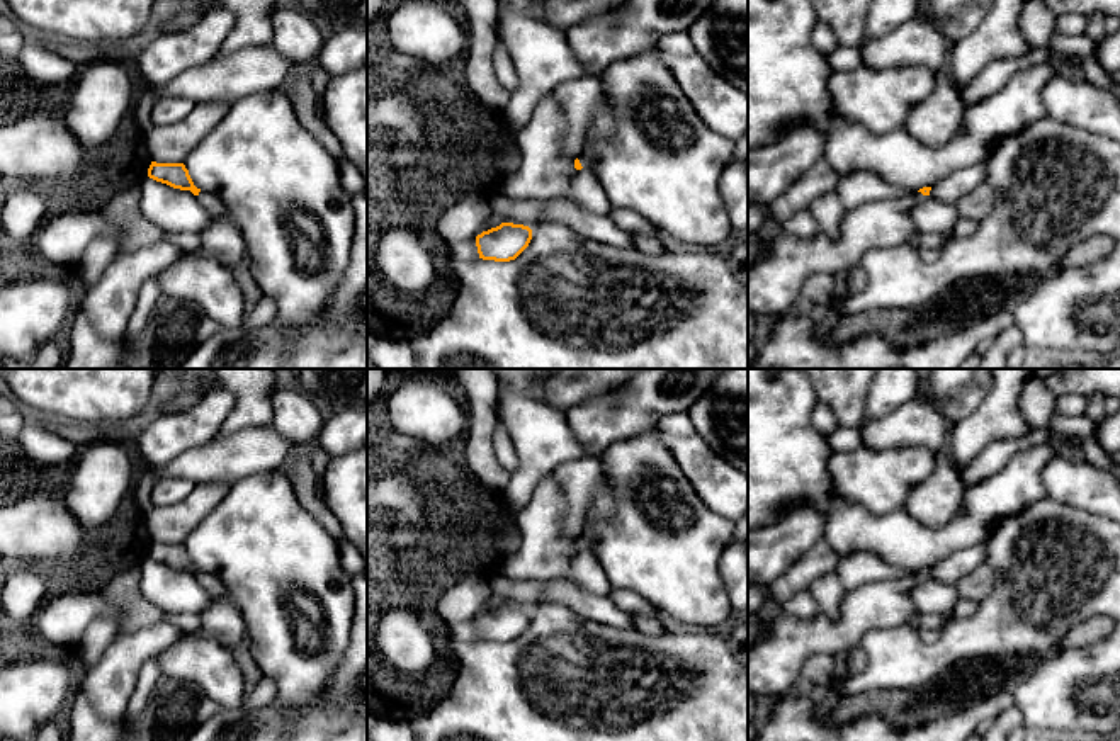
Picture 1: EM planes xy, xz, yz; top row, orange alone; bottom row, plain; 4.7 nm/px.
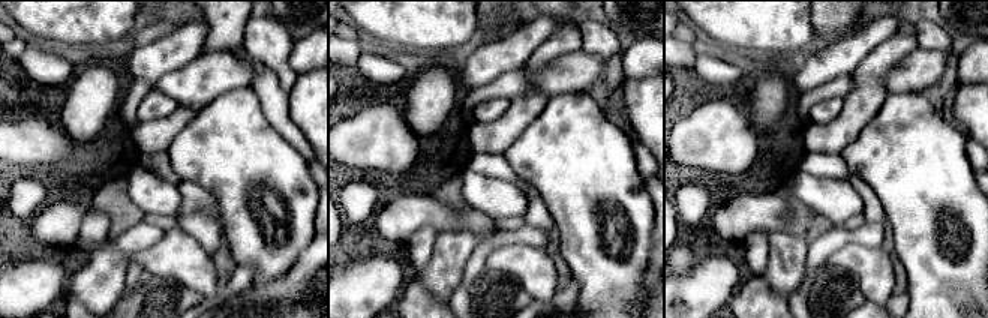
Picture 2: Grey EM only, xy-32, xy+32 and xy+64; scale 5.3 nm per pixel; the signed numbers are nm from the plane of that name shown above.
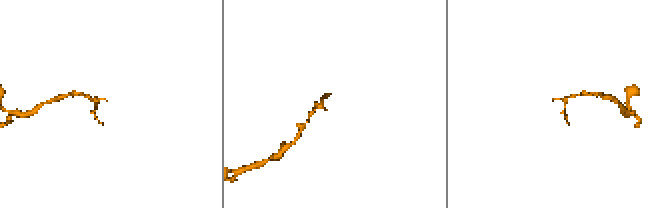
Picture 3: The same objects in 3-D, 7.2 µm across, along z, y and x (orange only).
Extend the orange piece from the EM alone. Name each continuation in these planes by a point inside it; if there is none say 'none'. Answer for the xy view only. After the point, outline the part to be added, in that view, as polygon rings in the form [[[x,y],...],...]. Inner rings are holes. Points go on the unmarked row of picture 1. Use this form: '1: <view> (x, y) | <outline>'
1: xy (214, 588) | [[[201,571],[197,580],[209,597],[209,605],[216,603],[219,598],[231,598],[228,588],[219,578]]]

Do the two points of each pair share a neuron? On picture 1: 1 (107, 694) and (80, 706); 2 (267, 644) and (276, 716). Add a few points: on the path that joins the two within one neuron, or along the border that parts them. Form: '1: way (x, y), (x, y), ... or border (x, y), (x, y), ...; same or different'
1: border (75, 692), (82, 694), (101, 716), (123, 721); different
2: border (313, 697), (303, 704), (274, 702); different

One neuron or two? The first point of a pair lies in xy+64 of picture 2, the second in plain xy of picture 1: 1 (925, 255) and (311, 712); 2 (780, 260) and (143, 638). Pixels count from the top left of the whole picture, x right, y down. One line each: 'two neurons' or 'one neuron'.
1: two neurons
2: one neuron

